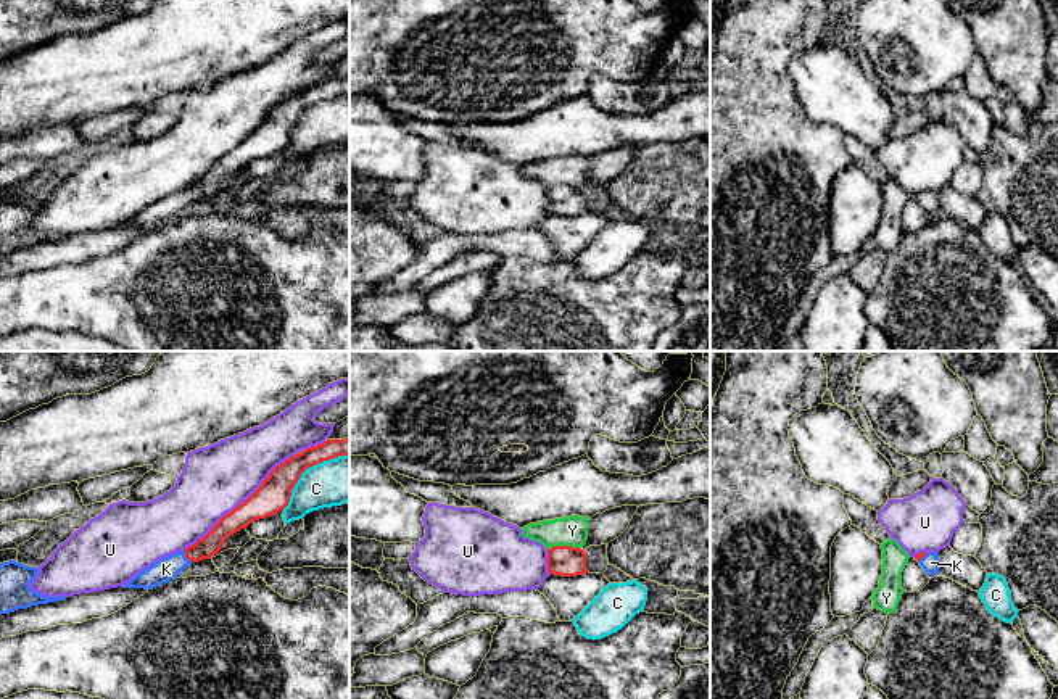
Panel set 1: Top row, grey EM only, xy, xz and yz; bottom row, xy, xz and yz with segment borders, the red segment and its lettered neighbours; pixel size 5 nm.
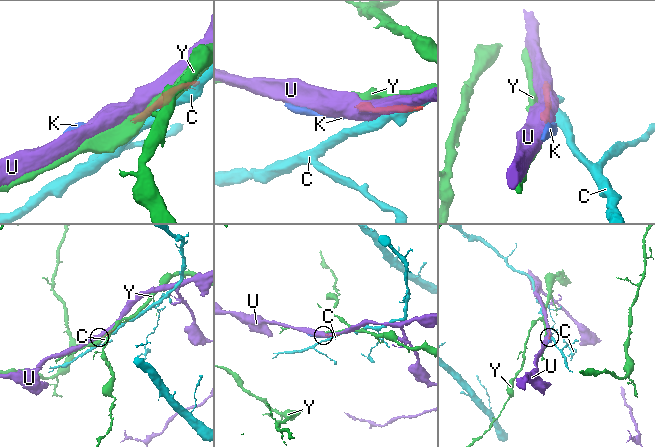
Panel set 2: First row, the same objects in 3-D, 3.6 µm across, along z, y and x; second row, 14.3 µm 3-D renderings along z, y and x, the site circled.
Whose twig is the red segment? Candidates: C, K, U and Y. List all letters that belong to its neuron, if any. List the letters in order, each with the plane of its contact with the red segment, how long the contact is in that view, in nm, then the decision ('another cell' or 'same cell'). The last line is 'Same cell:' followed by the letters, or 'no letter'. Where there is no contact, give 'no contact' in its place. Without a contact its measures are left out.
C: xy | 440 nm | another cell
K: xy | 80 nm | same cell
U: xy | 750 nm | another cell
Y: xz | 160 nm | another cell
Same cell: K

